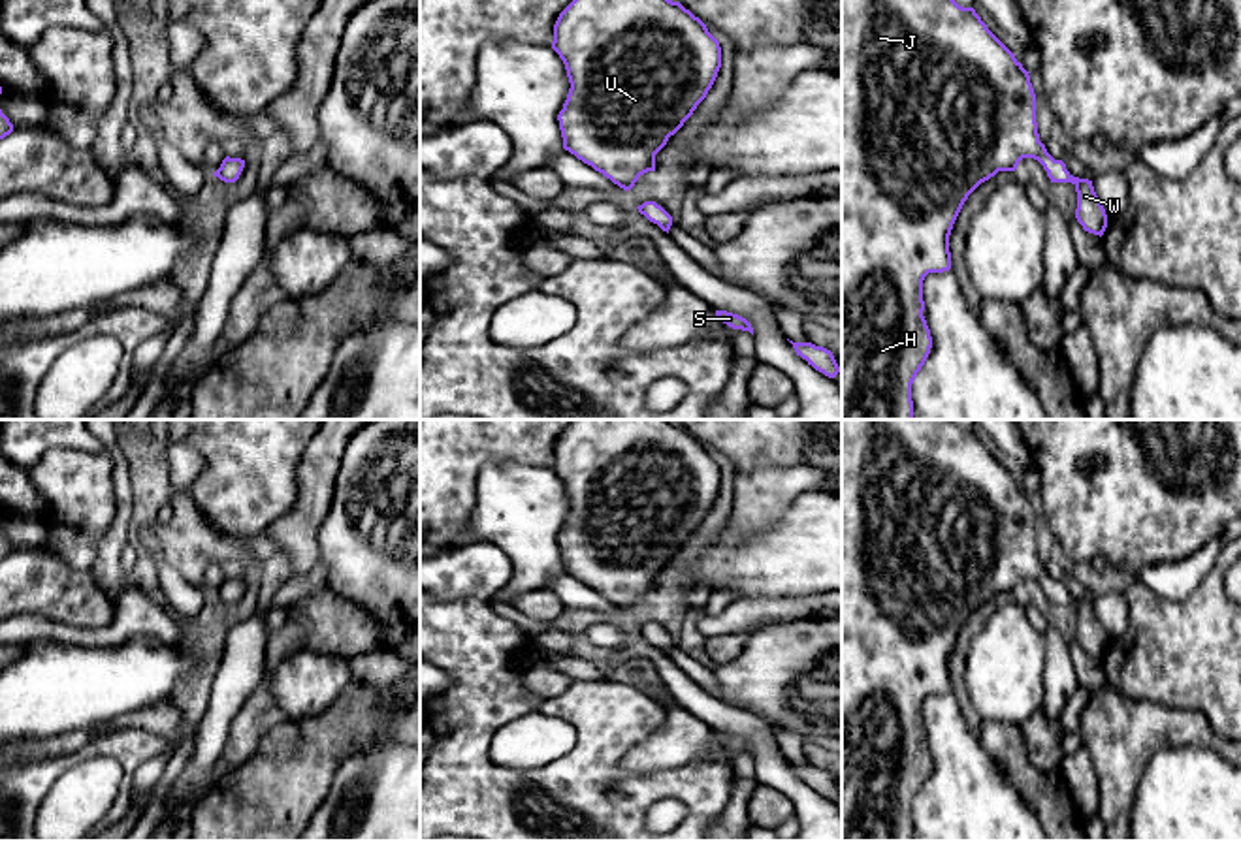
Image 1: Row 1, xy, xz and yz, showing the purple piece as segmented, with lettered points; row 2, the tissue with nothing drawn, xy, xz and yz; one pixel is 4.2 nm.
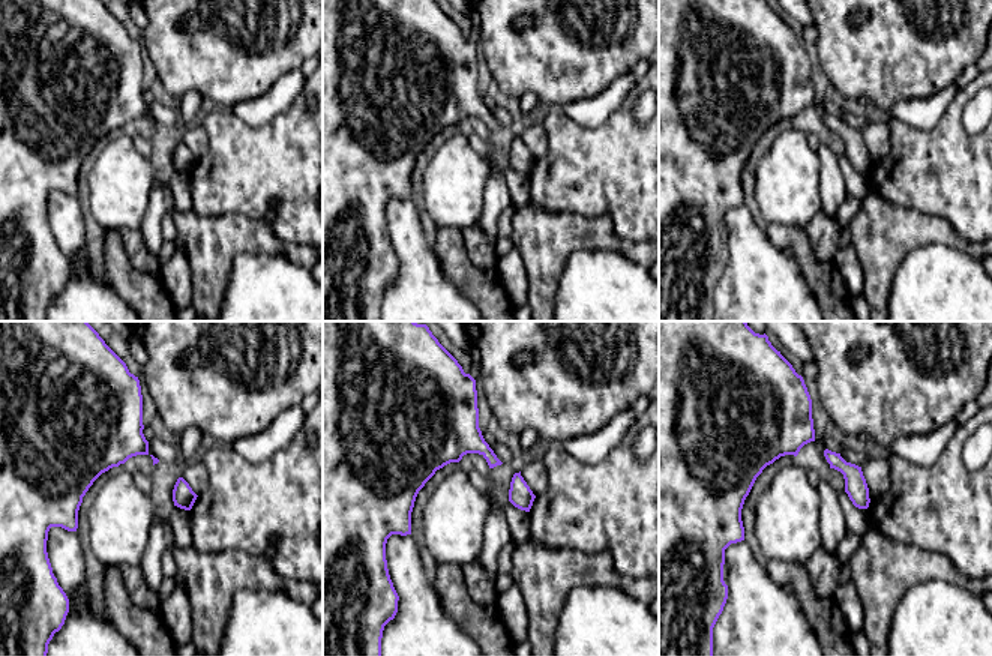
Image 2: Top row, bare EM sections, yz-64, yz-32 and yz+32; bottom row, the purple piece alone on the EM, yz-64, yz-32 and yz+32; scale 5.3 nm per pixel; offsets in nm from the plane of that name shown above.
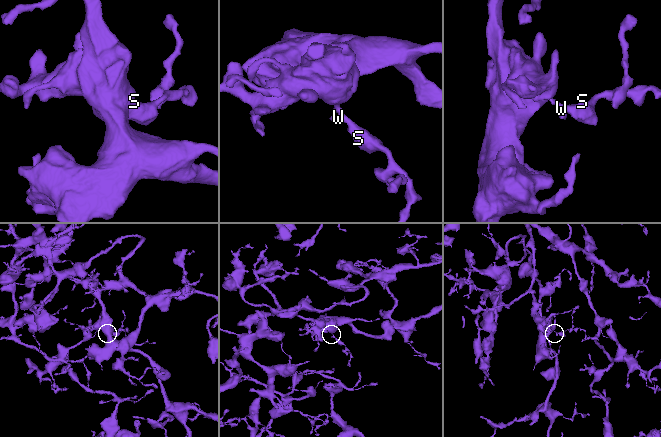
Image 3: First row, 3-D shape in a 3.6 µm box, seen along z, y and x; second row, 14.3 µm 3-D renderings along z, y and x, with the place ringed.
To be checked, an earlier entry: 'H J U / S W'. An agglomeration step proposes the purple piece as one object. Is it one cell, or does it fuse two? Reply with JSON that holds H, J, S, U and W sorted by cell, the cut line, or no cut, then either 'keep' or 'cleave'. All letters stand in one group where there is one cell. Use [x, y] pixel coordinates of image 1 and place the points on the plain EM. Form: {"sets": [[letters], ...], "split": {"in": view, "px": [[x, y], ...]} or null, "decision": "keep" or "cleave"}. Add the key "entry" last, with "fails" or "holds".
{"sets": [["H", "J", "S", "U", "W"]], "split": null, "decision": "keep", "entry": "fails"}

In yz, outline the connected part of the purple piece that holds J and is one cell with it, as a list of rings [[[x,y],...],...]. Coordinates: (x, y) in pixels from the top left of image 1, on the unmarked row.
[[[842,420],[842,841],[913,841],[911,805],[925,786],[932,758],[923,738],[923,702],[928,694],[951,690],[949,657],[968,617],[998,593],[1015,593],[1023,579],[1038,581],[1051,604],[1072,604],[1077,613],[1075,640],[1085,653],[1104,657],[1107,636],[1092,602],[1073,598],[1040,563],[1036,516],[1030,493],[987,450],[974,429],[953,420]]]

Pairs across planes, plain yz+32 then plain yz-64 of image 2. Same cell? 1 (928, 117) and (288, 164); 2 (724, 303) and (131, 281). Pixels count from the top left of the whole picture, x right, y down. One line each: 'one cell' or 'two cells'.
1: two cells
2: two cells

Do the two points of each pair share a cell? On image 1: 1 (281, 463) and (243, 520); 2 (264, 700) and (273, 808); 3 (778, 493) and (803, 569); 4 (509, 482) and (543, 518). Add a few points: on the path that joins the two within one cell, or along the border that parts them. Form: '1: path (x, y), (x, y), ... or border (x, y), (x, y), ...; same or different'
1: path (268, 476), (243, 501), (243, 507); same
2: border (287, 719), (262, 736), (257, 751), (241, 766); different
3: border (821, 490), (799, 493), (771, 525), (746, 535); different
4: path (518, 491), (533, 508); same

